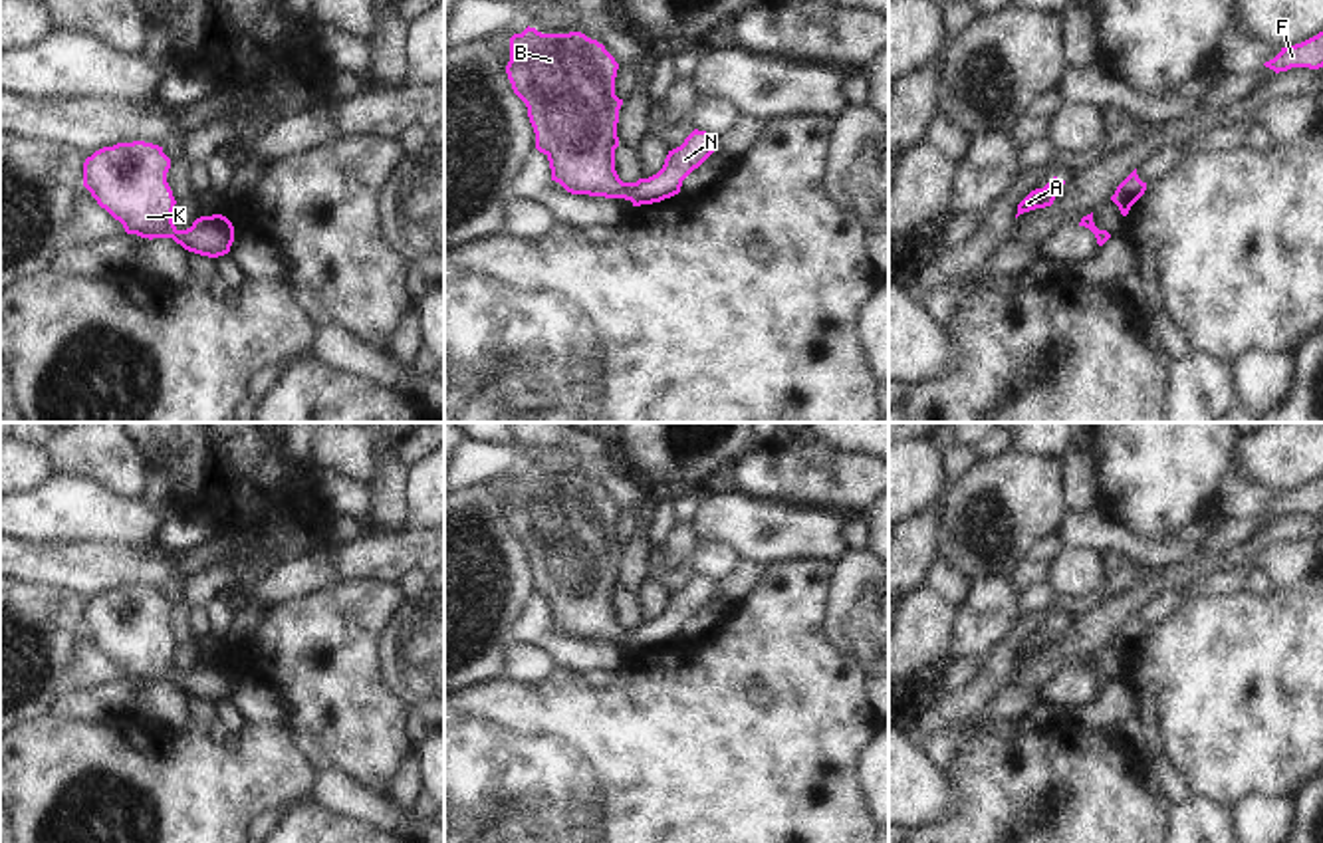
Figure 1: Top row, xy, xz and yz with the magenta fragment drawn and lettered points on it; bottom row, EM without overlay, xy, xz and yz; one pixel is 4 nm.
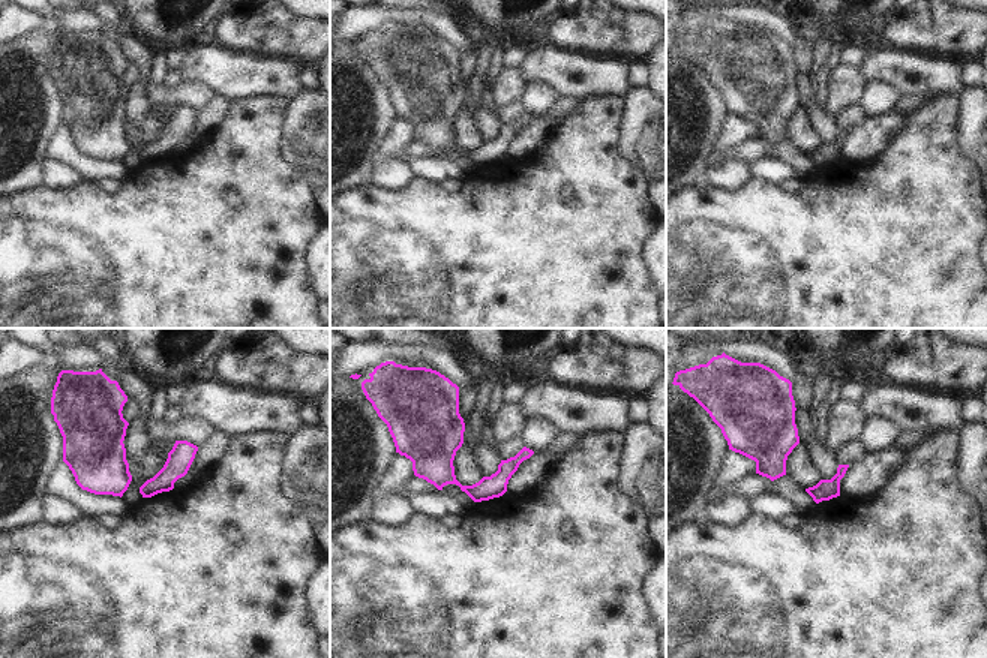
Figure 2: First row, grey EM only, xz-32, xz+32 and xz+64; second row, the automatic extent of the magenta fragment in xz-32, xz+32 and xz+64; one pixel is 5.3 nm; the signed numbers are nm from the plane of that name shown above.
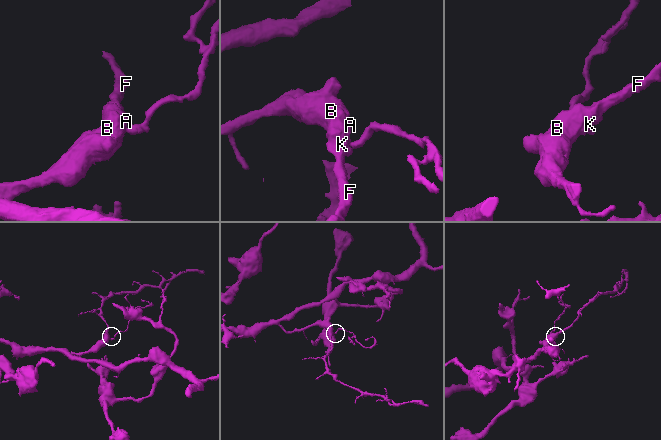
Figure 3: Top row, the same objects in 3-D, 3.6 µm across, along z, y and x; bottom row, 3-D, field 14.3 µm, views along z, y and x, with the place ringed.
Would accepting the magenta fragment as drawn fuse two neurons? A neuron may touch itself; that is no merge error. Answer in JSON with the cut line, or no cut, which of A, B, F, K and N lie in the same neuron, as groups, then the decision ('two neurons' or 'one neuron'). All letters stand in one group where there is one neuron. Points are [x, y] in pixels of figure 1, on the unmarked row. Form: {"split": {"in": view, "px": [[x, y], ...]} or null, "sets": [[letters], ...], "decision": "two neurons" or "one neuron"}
{"split": null, "sets": [["A", "B", "F", "K", "N"]], "decision": "one neuron"}

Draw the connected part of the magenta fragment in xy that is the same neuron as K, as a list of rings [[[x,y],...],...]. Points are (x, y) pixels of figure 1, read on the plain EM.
[[[133,585],[117,587],[95,595],[83,607],[83,631],[91,637],[101,653],[105,653],[115,664],[119,664],[127,678],[141,682],[173,682],[184,694],[218,702],[230,696],[234,686],[234,670],[222,659],[200,661],[190,672],[179,674],[173,666],[175,641],[167,627],[171,603],[163,597],[163,591]]]

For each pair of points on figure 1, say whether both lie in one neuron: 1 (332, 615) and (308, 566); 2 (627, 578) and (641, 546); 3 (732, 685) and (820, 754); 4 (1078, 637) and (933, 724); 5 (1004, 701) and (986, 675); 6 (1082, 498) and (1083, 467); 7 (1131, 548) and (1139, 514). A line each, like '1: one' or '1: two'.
1: two
2: one
3: one
4: two
5: two
6: one
7: two

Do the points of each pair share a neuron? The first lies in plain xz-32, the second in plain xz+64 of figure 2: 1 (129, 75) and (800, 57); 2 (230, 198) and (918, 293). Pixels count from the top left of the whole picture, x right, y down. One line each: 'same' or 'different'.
1: same
2: same

